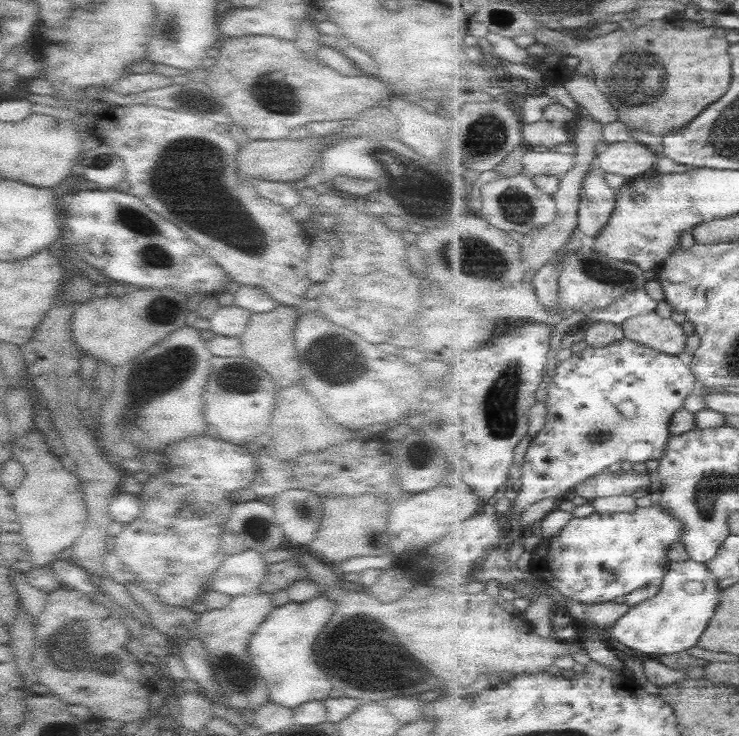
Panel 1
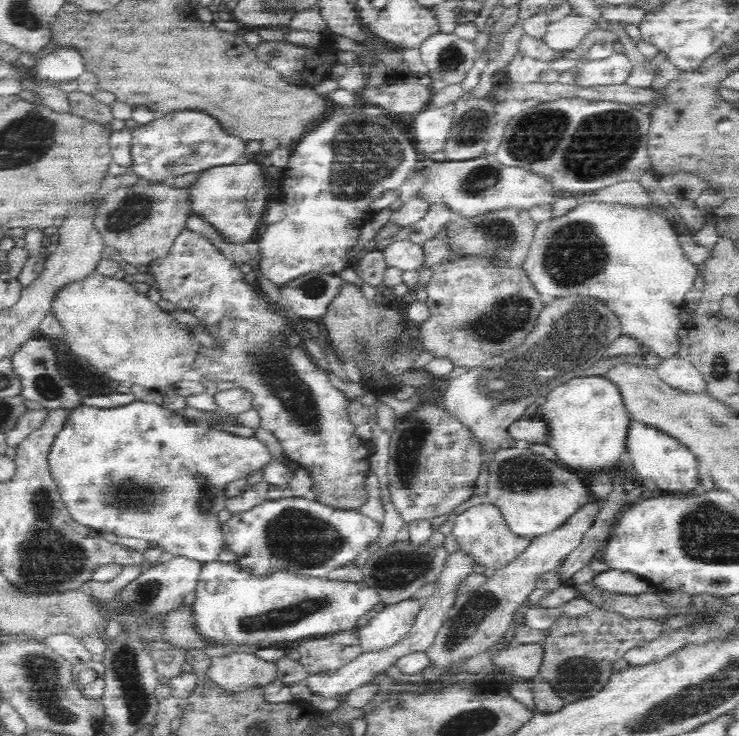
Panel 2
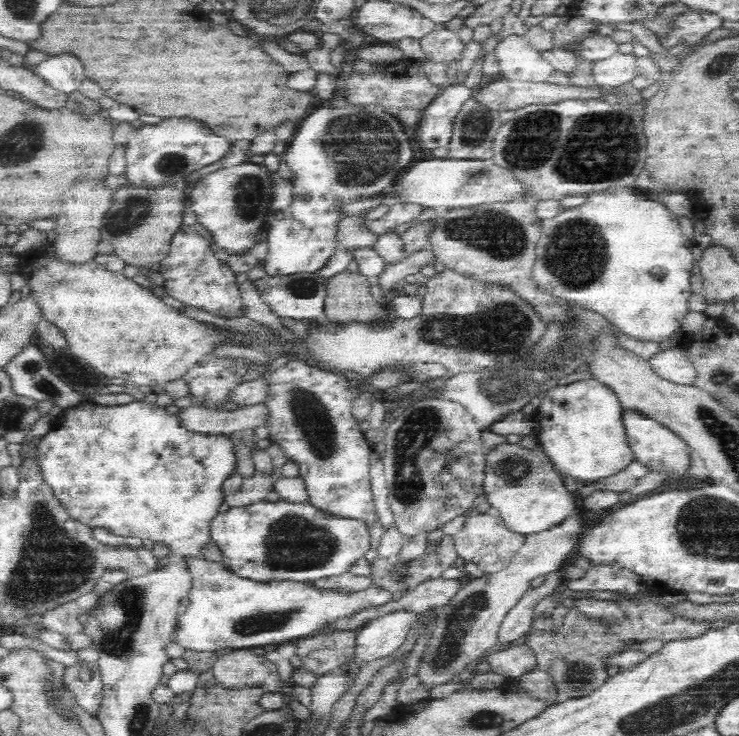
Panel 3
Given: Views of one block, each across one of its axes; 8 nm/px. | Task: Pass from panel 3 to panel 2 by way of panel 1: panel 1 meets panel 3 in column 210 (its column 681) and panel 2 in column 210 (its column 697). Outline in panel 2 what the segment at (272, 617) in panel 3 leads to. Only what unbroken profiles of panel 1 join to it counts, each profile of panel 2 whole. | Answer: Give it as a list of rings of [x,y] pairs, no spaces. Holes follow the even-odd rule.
[[[206,562],[201,564],[198,582],[194,590],[192,621],[196,633],[210,646],[217,644],[255,644],[263,642],[296,642],[316,637],[326,637],[355,630],[356,622],[379,603],[378,591],[362,582],[338,582],[330,579],[294,573],[272,573],[257,577],[234,563]]]

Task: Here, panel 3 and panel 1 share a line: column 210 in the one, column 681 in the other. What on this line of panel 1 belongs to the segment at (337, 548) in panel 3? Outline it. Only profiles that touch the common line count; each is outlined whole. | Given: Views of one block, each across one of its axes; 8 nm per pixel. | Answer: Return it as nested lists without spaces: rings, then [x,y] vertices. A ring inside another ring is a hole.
[[[654,503],[648,507],[637,507],[633,512],[618,512],[613,514],[593,513],[587,518],[573,518],[562,528],[562,530],[555,537],[545,539],[541,544],[538,544],[533,550],[533,566],[531,572],[538,575],[543,582],[550,583],[564,597],[575,599],[576,601],[585,603],[586,605],[601,604],[611,602],[619,596],[627,596],[628,594],[635,593],[636,590],[644,588],[649,585],[661,585],[664,581],[665,575],[668,574],[672,560],[668,557],[670,548],[674,544],[681,542],[683,539],[684,522],[677,518],[675,515],[663,510],[659,504]]]

